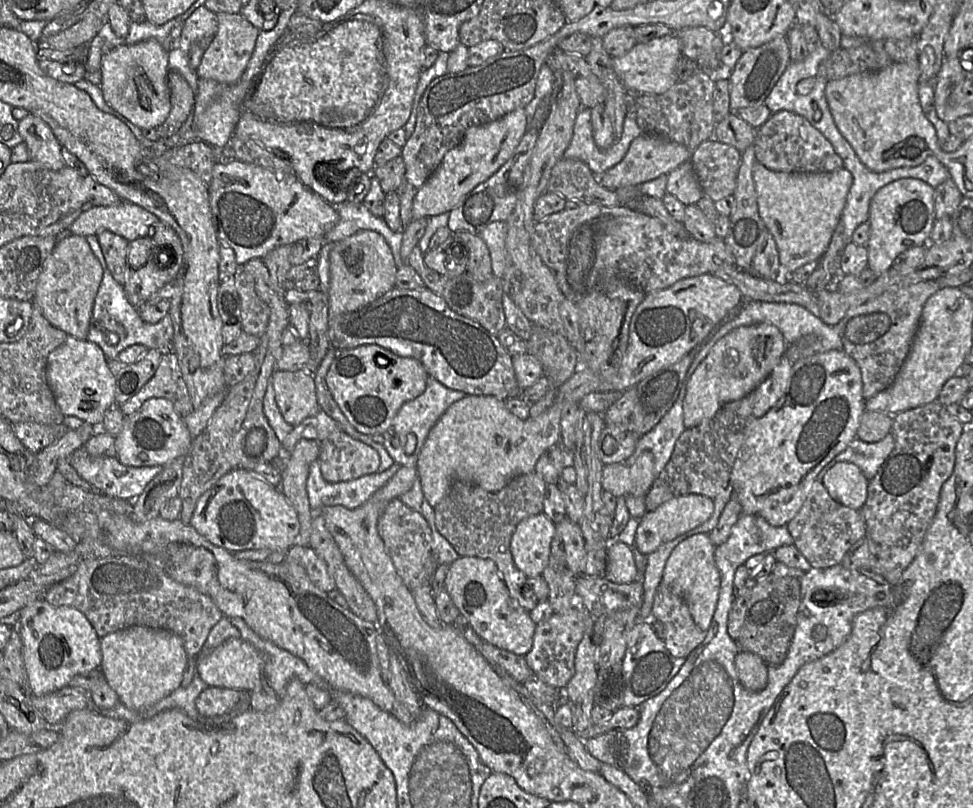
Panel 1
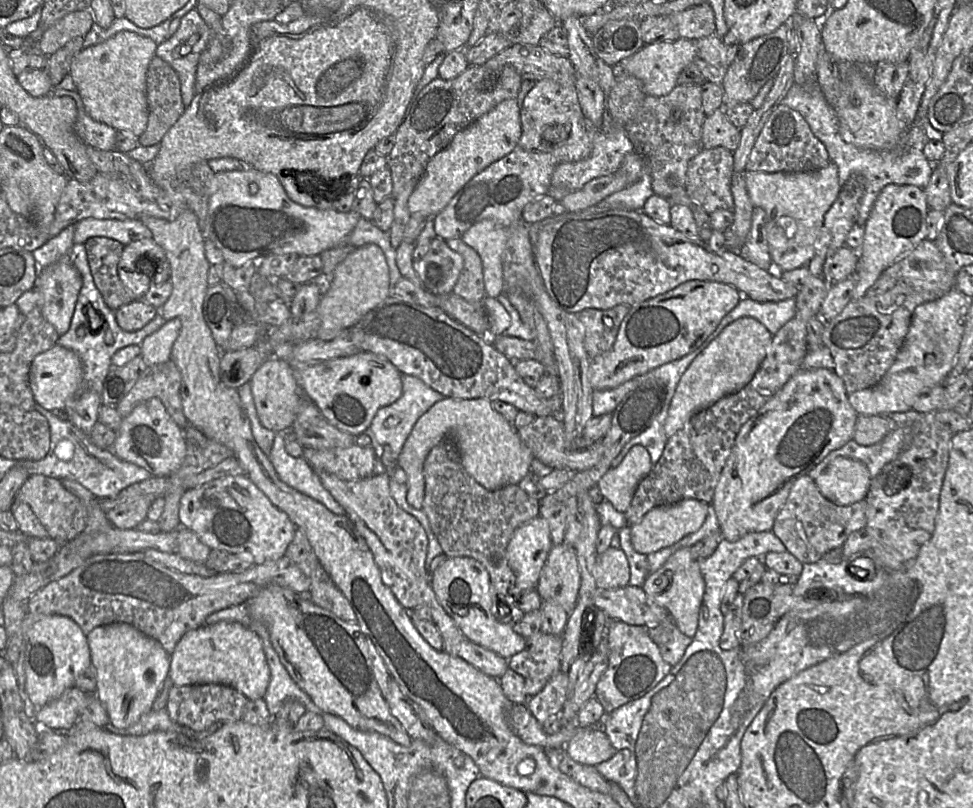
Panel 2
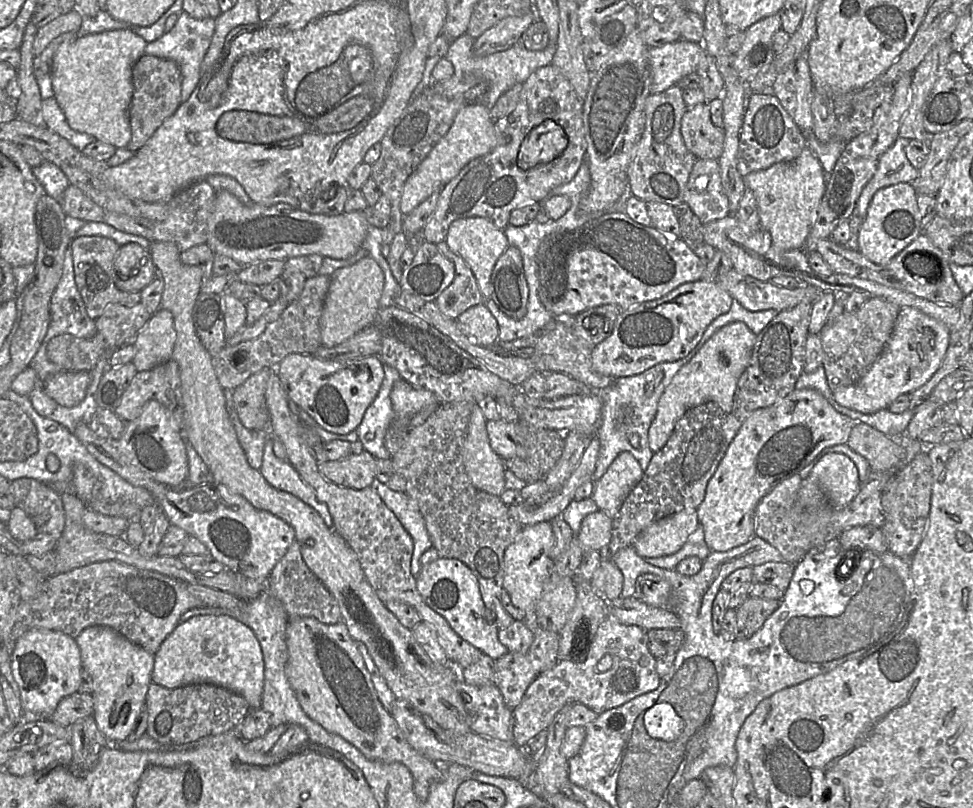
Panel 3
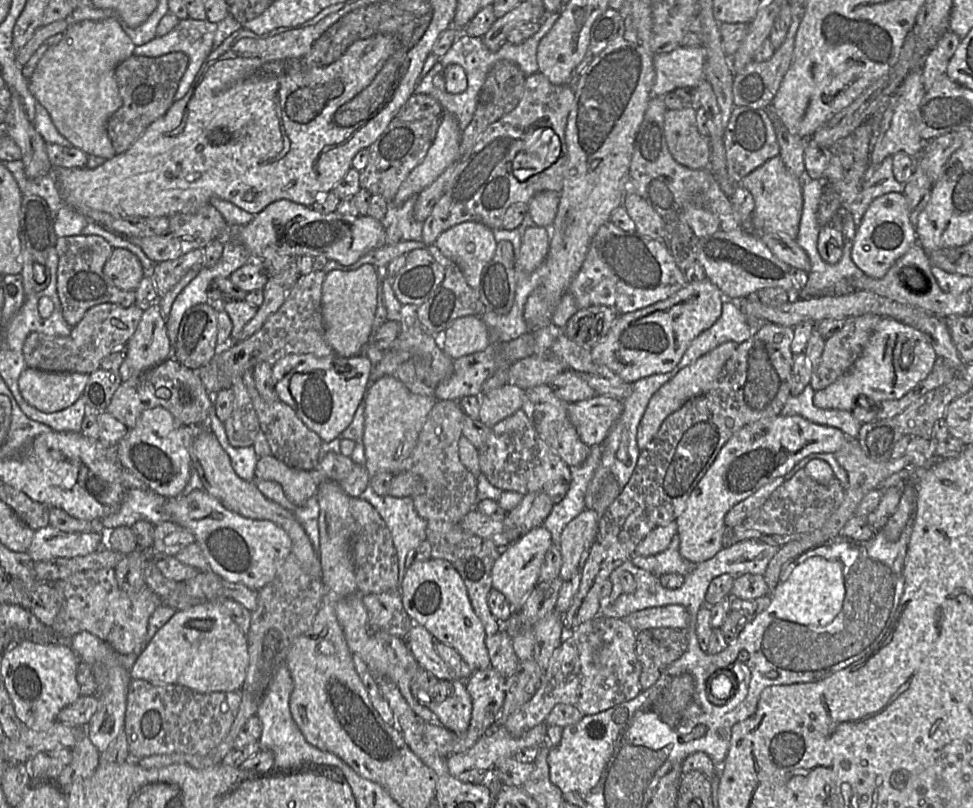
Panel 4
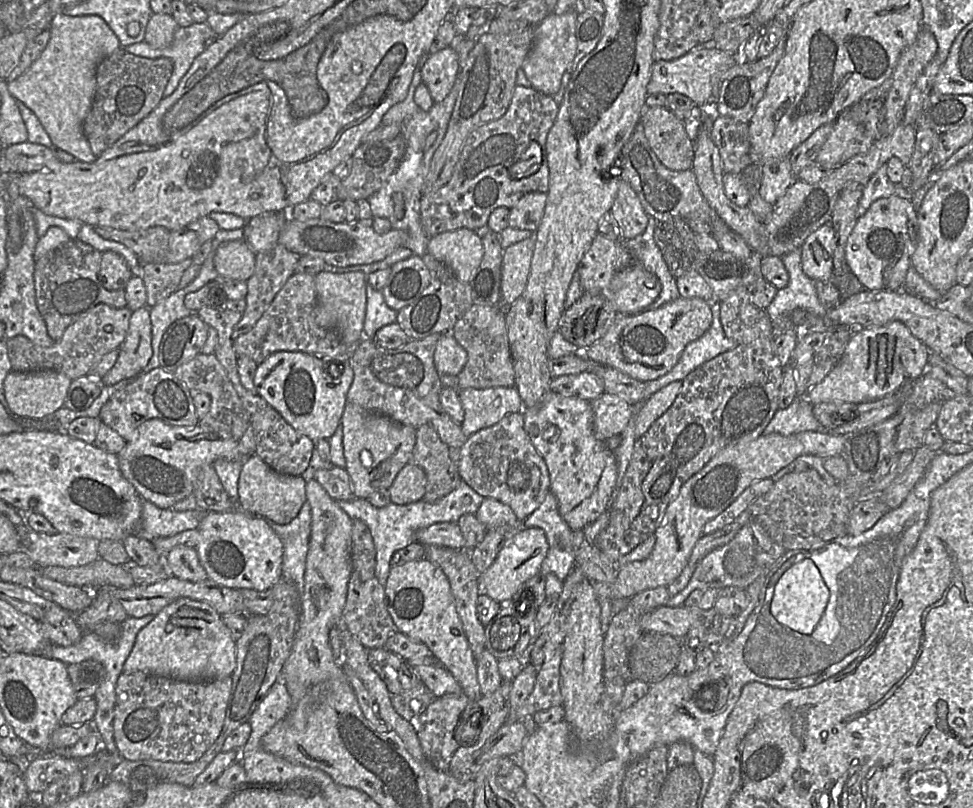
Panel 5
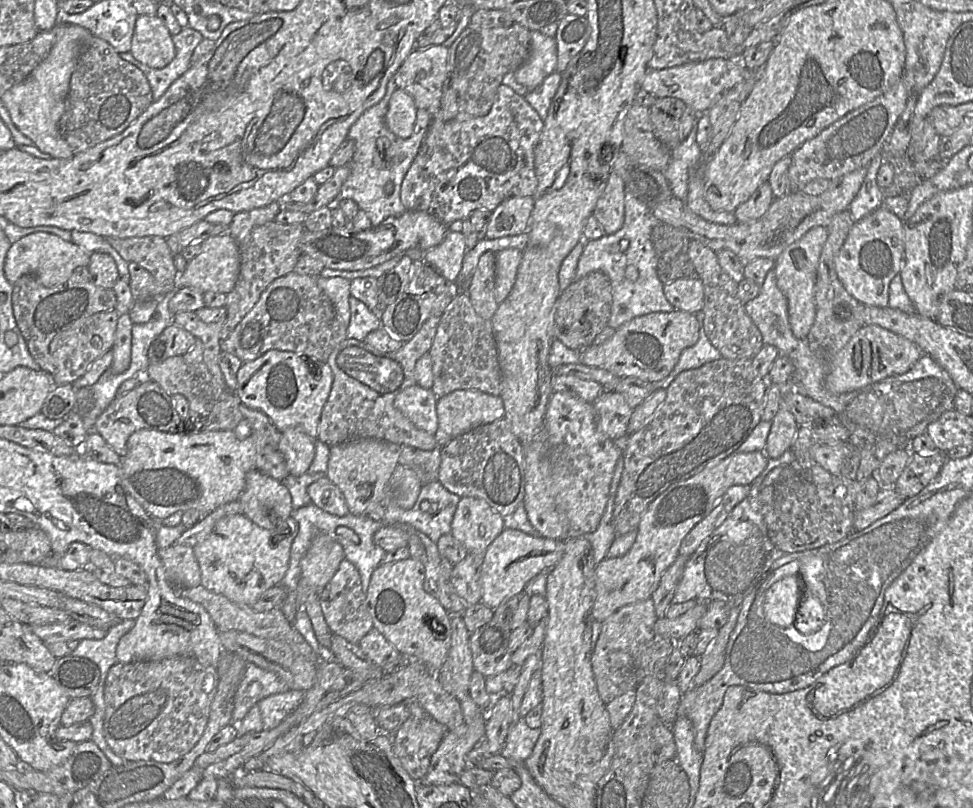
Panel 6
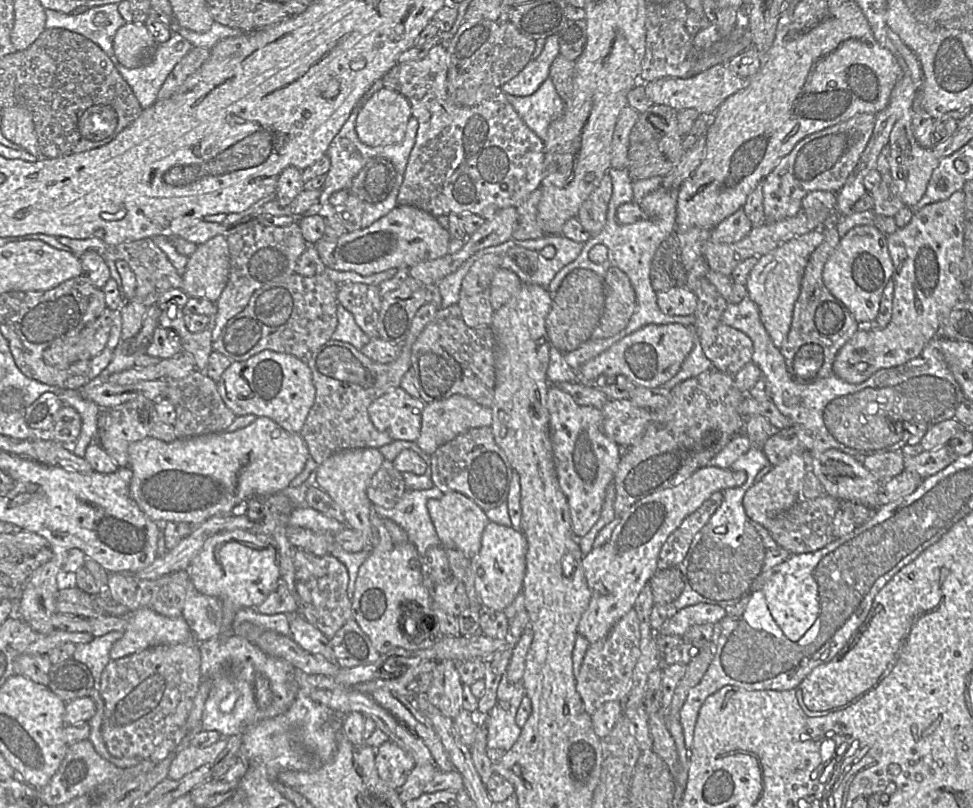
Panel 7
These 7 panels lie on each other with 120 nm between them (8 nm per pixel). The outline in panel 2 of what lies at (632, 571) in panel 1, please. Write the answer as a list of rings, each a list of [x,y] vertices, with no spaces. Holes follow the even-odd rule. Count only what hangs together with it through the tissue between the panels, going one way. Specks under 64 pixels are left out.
[[[609,547],[598,555],[594,576],[598,588],[616,589],[629,586],[630,567],[624,551],[620,548]]]

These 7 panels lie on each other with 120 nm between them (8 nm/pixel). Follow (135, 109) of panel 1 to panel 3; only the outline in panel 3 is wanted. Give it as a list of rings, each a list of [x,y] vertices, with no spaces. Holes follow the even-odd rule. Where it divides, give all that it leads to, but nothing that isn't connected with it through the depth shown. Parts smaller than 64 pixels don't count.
[[[129,29],[108,30],[78,37],[62,43],[56,50],[51,66],[53,97],[62,109],[69,126],[81,133],[92,135],[116,148],[127,148],[131,139],[129,107],[133,96],[132,69],[145,54],[147,41]]]

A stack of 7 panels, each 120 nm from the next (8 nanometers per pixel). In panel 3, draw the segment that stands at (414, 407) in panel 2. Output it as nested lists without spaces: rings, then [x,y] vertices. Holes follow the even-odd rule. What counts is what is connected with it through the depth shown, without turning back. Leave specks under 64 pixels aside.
[[[385,363],[384,371],[385,377],[379,392],[355,429],[359,436],[358,440],[363,443],[364,451],[368,451],[376,459],[391,458],[384,444],[387,429],[395,419],[390,393],[395,381],[402,378],[395,368]]]

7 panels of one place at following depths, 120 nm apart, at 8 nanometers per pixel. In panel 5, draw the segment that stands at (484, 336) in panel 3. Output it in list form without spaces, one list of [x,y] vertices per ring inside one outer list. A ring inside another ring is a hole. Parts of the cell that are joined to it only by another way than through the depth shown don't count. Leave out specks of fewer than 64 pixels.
[[[451,330],[441,334],[434,352],[434,363],[440,376],[457,375],[467,360],[467,353]]]

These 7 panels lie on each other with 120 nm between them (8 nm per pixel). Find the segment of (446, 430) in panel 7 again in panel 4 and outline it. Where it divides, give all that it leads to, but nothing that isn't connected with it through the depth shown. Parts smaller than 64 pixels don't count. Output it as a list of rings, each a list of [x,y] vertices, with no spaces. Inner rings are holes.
[[[511,384],[481,393],[478,419],[492,427],[522,409],[526,390]]]

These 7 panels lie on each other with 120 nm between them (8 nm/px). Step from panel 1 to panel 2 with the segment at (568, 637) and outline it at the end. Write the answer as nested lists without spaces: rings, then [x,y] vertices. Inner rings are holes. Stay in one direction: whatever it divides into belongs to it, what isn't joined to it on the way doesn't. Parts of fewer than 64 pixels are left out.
[[[540,632],[528,638],[525,648],[508,659],[509,668],[524,678],[529,698],[561,671],[561,650],[562,635]]]

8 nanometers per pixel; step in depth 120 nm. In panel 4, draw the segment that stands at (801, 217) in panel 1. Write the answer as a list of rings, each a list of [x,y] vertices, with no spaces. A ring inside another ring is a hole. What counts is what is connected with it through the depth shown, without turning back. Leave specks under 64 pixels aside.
[[[779,156],[767,160],[754,169],[739,184],[746,188],[754,198],[752,221],[759,230],[796,239],[803,205],[802,185],[799,177],[786,168]]]

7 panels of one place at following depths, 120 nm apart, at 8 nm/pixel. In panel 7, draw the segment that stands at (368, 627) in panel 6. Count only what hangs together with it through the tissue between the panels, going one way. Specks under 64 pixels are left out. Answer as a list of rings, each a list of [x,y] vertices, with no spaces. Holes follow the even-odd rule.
[[[299,549],[294,552],[294,568],[297,613],[331,639],[352,618],[352,604],[347,593],[349,583],[347,568],[330,555],[318,557]]]

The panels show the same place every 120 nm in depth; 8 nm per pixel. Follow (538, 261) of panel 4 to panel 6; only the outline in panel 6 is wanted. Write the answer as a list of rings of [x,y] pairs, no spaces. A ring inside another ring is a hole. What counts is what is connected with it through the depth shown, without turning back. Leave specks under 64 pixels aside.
[[[507,248],[496,253],[495,299],[501,304],[511,293],[523,252],[516,248]]]

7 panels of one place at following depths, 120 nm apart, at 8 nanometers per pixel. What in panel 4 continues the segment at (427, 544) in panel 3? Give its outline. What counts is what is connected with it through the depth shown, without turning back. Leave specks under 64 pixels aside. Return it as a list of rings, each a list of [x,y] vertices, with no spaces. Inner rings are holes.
[[[371,486],[359,496],[370,503],[391,533],[399,560],[399,584],[411,561],[412,551],[426,541],[426,521],[418,515],[412,497],[377,495]]]

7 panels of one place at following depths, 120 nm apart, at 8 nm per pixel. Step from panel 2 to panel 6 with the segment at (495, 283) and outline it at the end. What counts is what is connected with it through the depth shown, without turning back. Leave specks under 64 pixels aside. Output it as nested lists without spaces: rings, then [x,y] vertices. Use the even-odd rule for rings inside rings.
[[[449,231],[439,245],[425,252],[424,258],[439,274],[454,282],[467,251],[465,236],[461,232]]]

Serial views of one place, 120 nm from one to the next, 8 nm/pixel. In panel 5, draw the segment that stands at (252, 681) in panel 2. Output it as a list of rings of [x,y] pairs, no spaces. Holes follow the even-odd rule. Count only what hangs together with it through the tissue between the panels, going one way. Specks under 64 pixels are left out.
[[[179,598],[164,607],[139,631],[123,671],[205,682],[231,677],[235,667],[236,641],[223,623],[223,617],[206,602]]]

